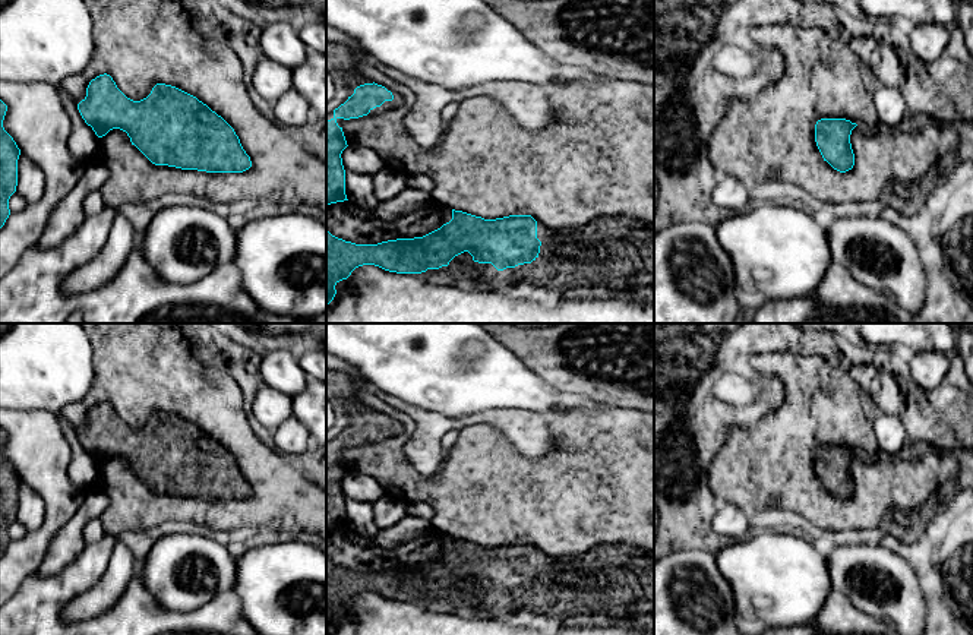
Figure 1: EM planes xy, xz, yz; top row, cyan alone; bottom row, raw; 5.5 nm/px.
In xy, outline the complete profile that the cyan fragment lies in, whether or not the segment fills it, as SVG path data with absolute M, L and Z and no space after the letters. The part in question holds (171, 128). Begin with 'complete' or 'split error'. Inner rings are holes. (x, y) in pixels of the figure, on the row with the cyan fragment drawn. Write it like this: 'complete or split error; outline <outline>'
complete; outline M107 73L92 79L86 97L78 110L98 138L113 129L127 133L135 145L152 164L206 173L243 173L252 167L234 129L196 97L165 83L157 83L151 94L133 101L127 98Z

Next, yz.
complete; outline M821 119L815 124L815 142L824 161L840 173L854 165L850 135L856 126L846 119Z

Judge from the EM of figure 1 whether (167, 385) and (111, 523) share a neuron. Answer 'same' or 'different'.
same

